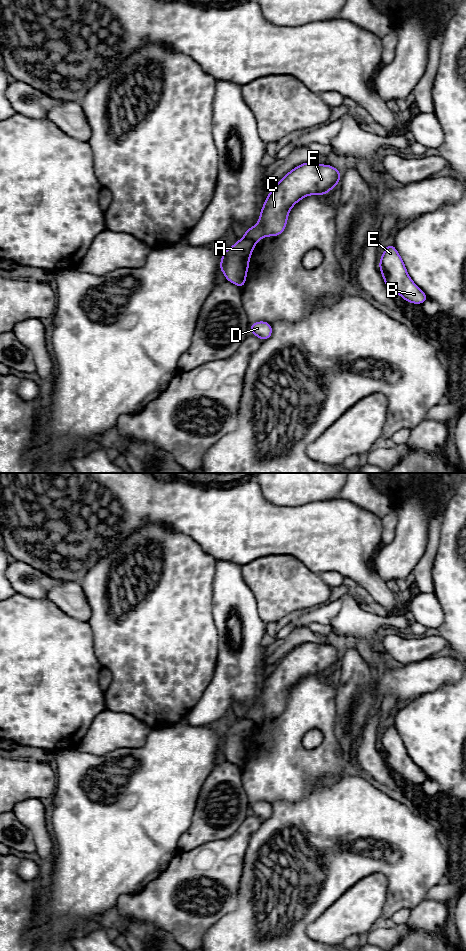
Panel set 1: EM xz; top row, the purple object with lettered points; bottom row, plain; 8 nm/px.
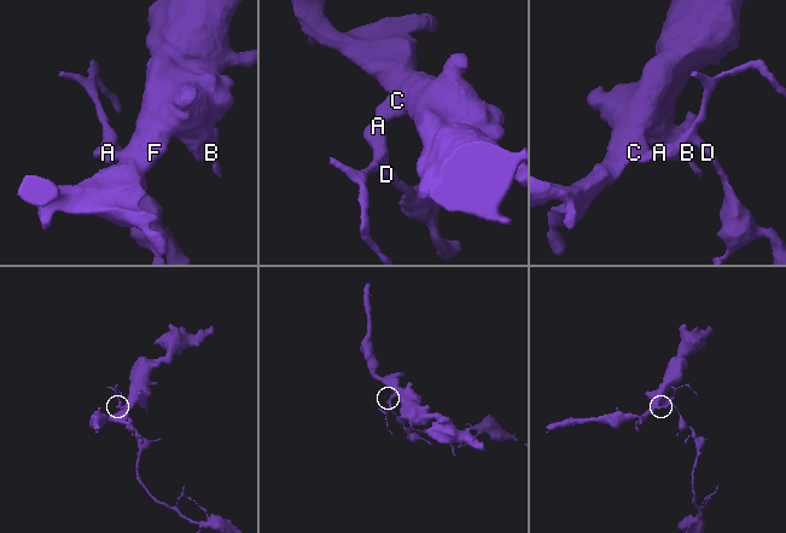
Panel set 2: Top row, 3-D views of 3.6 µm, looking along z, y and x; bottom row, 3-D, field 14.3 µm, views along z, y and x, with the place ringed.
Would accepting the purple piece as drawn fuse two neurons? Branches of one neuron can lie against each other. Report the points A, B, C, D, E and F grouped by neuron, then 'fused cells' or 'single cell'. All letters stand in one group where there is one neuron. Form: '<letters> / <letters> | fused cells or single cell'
A D / B C E F | fused cells

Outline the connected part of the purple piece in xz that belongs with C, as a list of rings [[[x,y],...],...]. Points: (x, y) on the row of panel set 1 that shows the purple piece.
[[[315,162],[303,163],[272,188],[261,209],[258,223],[246,229],[243,239],[256,244],[267,236],[278,236],[286,228],[291,208],[308,195],[324,195],[339,184],[341,172]]]

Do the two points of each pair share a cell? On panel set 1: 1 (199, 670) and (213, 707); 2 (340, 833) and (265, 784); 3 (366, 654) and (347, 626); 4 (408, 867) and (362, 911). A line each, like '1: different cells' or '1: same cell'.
1: different cells
2: different cells
3: same cell
4: different cells

